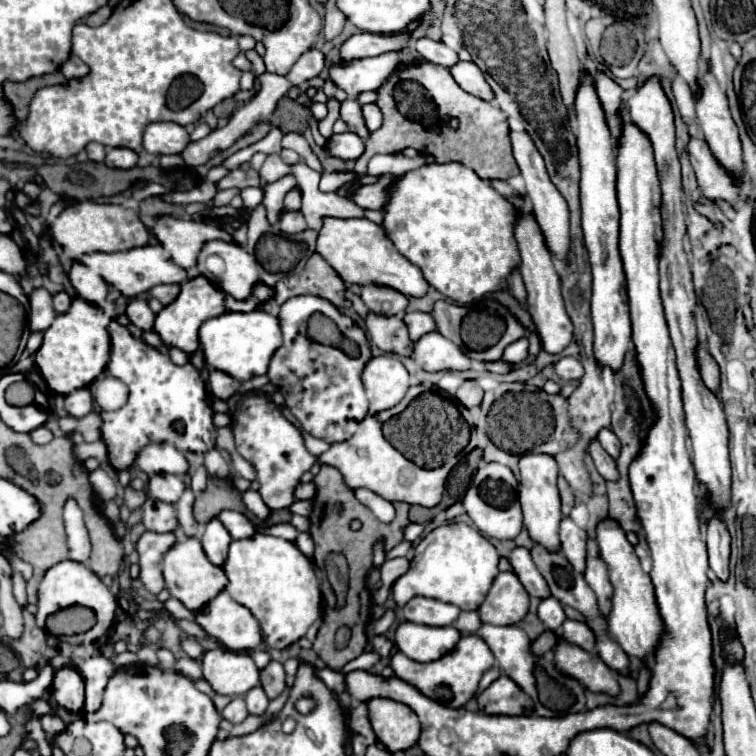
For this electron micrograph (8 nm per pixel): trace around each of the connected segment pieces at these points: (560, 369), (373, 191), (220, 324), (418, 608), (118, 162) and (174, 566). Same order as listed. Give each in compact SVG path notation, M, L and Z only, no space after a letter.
M566 356L566 358L560 358L558 362L554 362L554 372L560 380L578 380L578 378L582 378L584 368L576 358Z
M386 174L386 176L380 176L380 180L376 184L370 184L370 186L358 186L352 194L350 194L350 200L354 204L358 204L360 208L372 208L372 210L382 210L386 200L388 200L388 186L392 184L394 176Z
M254 310L248 314L242 312L226 312L222 316L210 318L200 326L200 350L210 368L228 372L240 382L248 382L254 376L262 376L268 372L268 364L276 348L282 344L282 332L278 318L264 312Z
M422 596L412 598L404 608L400 608L400 612L404 620L426 624L426 626L450 626L460 614L460 610L452 604L432 598L422 598Z
M110 148L106 152L106 160L104 164L108 164L110 168L132 168L136 166L136 160L138 160L138 154L130 148Z
M182 538L178 540L162 560L162 570L164 570L164 580L166 588L174 598L178 598L188 610L200 610L204 604L208 604L218 592L222 592L228 584L228 578L220 566L214 566L202 548L202 542L198 538Z

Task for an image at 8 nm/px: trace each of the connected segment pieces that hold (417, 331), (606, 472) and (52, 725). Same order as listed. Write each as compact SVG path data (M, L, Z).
M406 312L404 322L408 326L412 342L416 342L420 336L424 336L424 334L428 334L428 332L432 332L436 328L434 318L430 314L426 314L426 312Z
M590 440L590 444L588 444L588 454L592 456L598 472L600 472L606 480L616 480L616 478L618 478L618 470L616 470L616 464L614 464L614 458L608 456L608 452L600 446L598 440Z
M56 714L42 716L40 722L42 722L42 728L44 728L44 732L46 732L48 736L56 736L56 734L64 732L64 728L66 728L66 724L64 724Z

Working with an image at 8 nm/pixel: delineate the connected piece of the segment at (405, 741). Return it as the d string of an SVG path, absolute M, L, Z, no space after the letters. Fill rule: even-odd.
M372 698L368 702L370 724L378 740L390 750L408 750L420 736L418 716L402 702L390 698Z

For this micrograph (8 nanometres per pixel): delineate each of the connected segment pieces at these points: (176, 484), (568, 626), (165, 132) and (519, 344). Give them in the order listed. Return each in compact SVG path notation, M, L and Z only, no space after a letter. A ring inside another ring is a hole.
M156 474L148 482L150 498L166 502L166 504L178 502L178 498L182 496L184 488L186 488L184 480L180 476L174 476L174 474Z
M564 620L564 624L558 630L568 642L592 652L596 646L596 636L594 632L588 628L586 622L578 622L578 620Z
M152 122L144 130L142 146L150 154L180 154L188 142L184 126L174 122Z
M520 338L504 350L502 362L510 364L510 366L520 366L526 358L528 358L528 338Z

